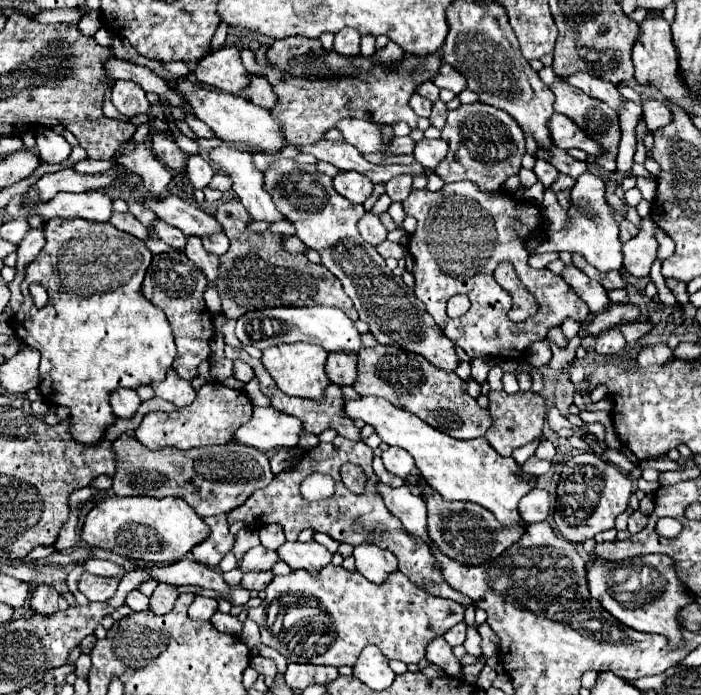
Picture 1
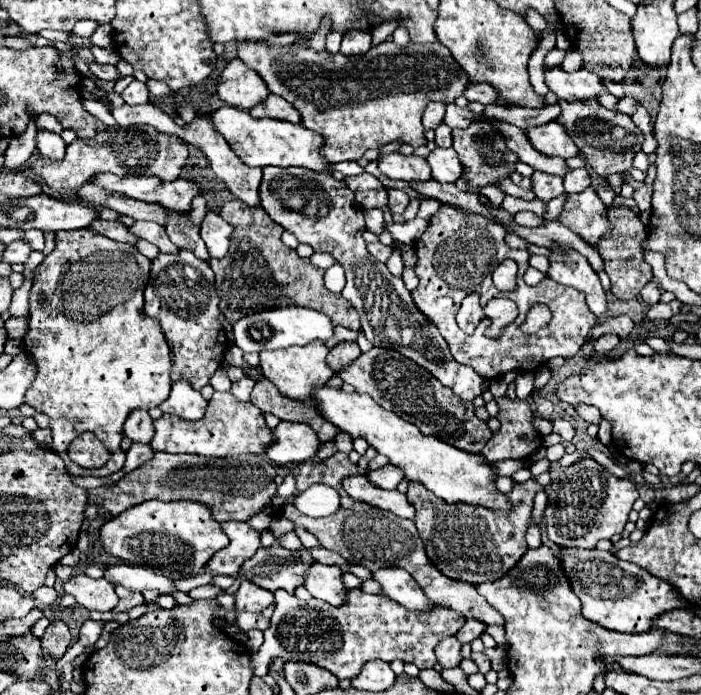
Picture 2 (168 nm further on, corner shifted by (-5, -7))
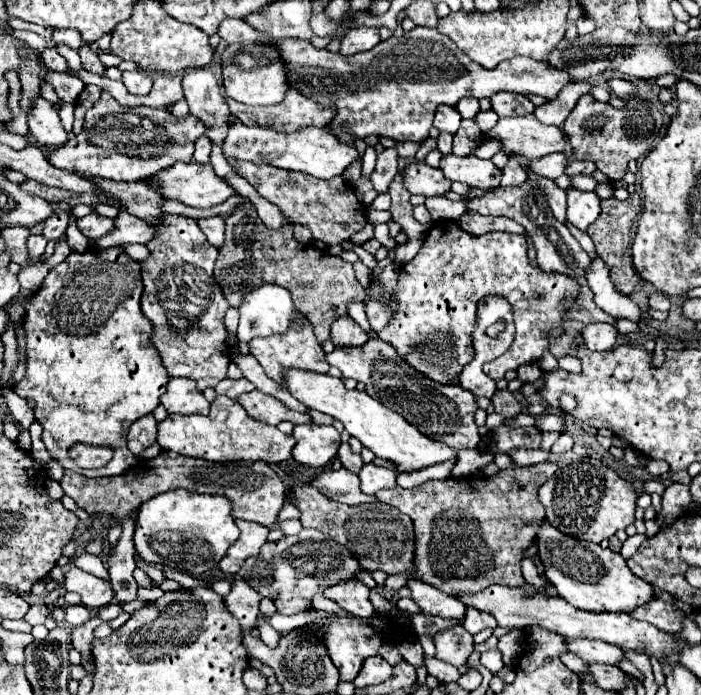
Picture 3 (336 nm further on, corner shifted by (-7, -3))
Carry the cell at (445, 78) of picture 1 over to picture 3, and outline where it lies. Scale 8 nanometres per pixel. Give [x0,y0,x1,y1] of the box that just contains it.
[491,93,535,117]

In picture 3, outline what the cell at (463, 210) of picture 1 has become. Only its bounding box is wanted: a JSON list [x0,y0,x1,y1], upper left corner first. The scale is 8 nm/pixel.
[379,223,579,385]

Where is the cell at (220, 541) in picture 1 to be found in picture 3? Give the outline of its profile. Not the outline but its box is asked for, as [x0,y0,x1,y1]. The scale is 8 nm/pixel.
[219,519,269,575]

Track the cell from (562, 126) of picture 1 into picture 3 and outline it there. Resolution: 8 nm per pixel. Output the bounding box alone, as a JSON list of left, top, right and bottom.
[479,115,565,161]

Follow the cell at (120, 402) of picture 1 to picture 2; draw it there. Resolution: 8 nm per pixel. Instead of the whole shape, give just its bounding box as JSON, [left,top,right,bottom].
[125,409,153,443]

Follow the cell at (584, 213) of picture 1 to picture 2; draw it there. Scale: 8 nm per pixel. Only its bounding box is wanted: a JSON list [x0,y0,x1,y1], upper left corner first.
[559,187,613,245]

